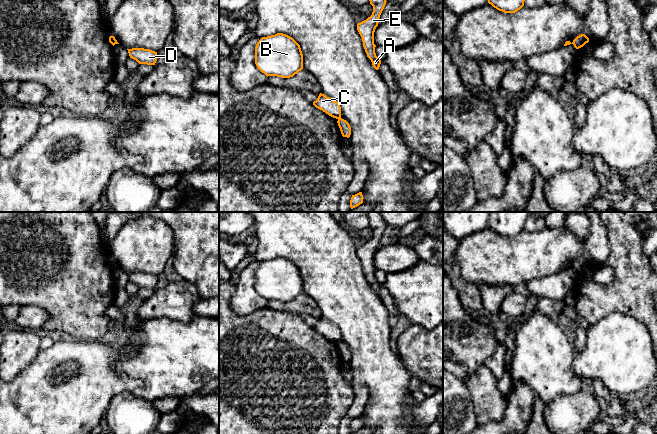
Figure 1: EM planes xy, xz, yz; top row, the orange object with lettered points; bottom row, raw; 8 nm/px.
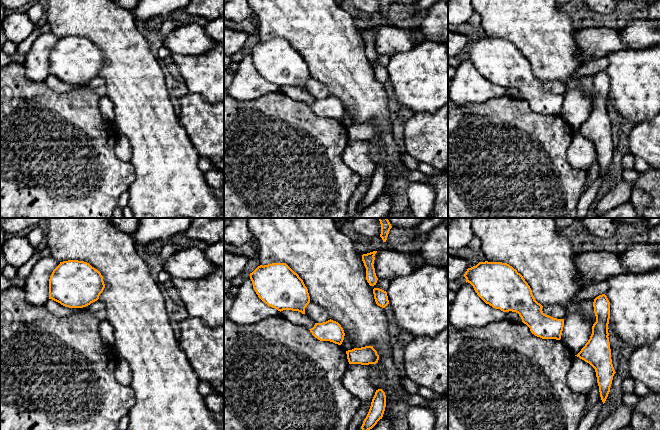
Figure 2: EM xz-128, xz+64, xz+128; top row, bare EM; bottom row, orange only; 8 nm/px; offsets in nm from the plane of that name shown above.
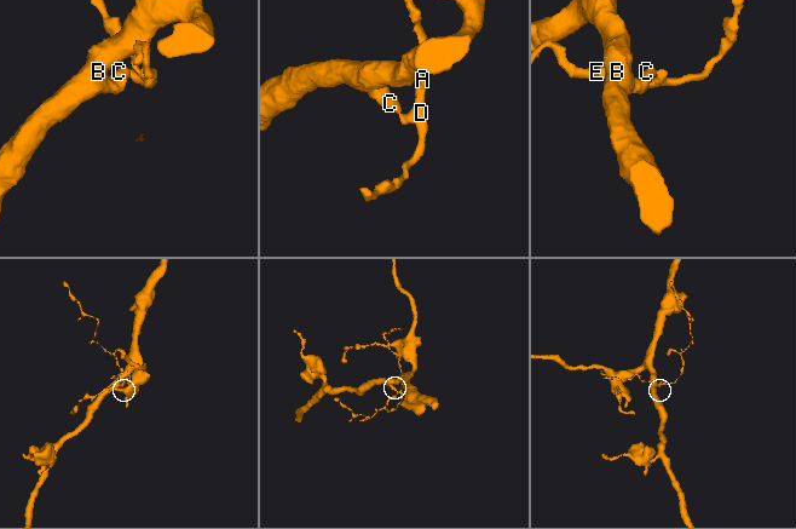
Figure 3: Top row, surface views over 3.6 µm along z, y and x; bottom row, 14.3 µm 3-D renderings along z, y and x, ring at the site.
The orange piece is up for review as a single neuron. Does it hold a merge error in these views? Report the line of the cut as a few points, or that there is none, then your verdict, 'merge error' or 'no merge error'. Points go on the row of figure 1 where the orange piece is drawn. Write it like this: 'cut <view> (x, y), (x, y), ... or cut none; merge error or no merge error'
cut xz (340, 117), (338, 119); merge error

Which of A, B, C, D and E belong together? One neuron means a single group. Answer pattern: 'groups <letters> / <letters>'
groups A D E / B C

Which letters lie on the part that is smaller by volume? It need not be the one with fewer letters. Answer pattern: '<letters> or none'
A, D, E

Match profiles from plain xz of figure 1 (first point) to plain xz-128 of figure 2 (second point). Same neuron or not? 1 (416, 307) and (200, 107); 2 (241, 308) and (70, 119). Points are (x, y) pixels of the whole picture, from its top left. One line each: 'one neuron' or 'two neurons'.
1: two neurons
2: two neurons

